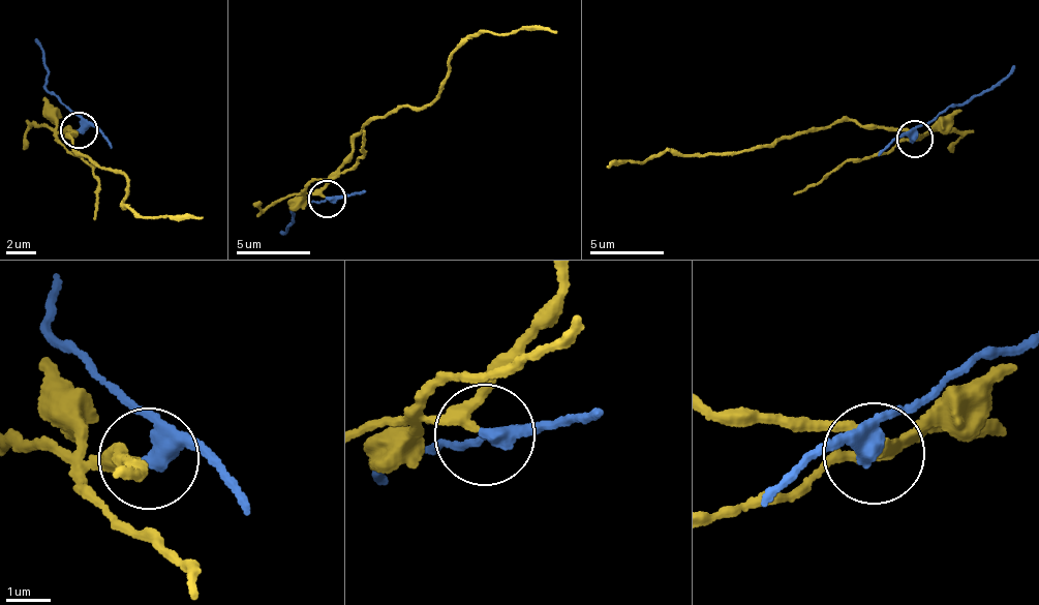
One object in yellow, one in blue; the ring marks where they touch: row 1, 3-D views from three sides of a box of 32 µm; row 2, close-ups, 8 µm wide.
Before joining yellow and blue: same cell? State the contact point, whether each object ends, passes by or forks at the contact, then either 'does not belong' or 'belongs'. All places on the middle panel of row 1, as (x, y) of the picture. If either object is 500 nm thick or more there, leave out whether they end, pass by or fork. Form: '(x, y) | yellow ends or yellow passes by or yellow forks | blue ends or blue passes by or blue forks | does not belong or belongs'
(327, 199) | yellow passes by | blue passes by | does not belong

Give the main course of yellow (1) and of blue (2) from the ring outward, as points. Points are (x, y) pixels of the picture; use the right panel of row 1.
1: (914, 138), (849, 120), (741, 150), (666, 154), (609, 168)
2: (914, 138), (922, 127), (963, 103), (1016, 64)

